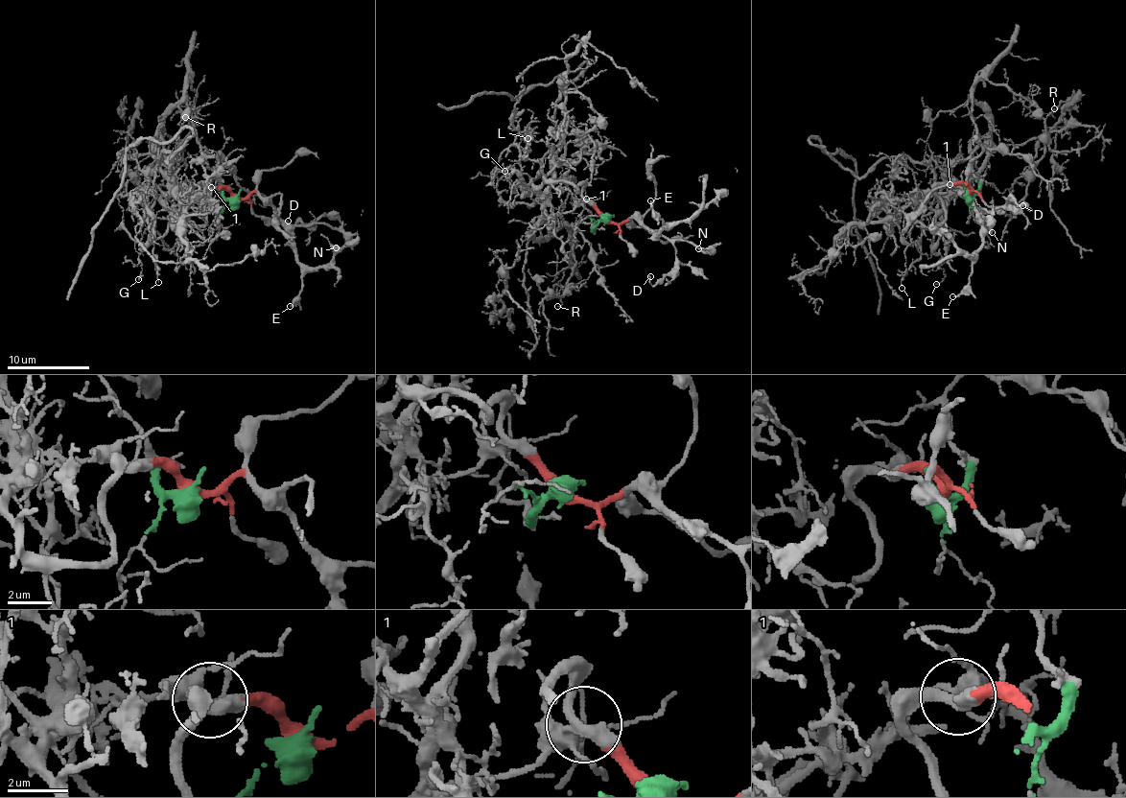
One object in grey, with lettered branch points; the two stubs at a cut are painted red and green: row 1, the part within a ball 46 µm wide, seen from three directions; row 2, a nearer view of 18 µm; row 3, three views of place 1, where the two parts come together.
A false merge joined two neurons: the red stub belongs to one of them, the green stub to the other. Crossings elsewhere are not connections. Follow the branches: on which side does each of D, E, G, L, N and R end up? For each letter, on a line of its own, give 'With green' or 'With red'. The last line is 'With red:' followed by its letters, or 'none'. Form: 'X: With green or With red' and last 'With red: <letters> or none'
D: With red
E: With red
G: With red
L: With red
N: With red
R: With green
With red: D, E, G, L, N

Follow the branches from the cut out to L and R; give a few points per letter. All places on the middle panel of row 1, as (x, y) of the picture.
L: (606, 220), (582, 196), (581, 182), (576, 189), (568, 182), (544, 176), (543, 168), (524, 158), (528, 139)
R: (606, 220), (596, 229), (581, 221), (574, 230), (572, 224), (569, 229), (574, 264), (558, 306)

